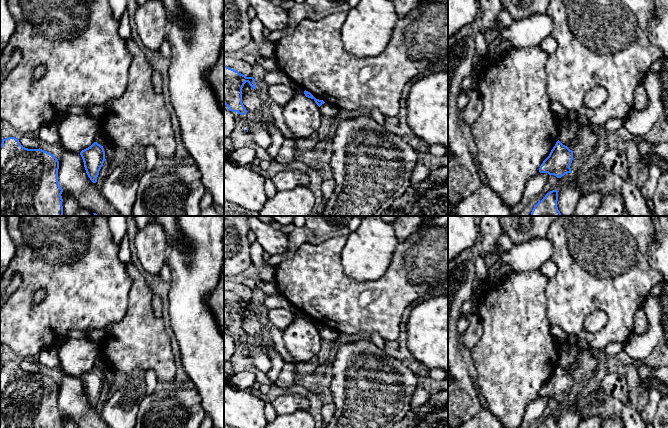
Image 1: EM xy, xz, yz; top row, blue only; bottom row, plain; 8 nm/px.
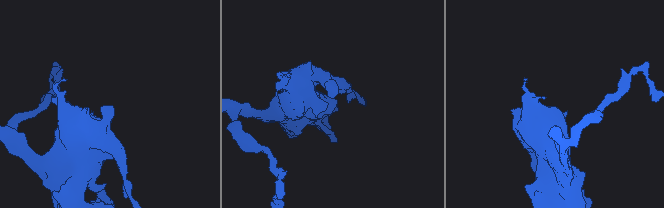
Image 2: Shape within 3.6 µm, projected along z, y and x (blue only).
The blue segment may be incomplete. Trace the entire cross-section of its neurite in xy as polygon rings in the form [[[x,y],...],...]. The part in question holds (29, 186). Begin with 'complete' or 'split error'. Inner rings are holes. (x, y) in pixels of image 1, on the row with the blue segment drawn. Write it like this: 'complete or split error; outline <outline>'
complete; outline [[[18,138],[2,139],[0,145],[0,216],[63,216],[62,192],[58,182],[59,161],[42,149],[23,147]]]

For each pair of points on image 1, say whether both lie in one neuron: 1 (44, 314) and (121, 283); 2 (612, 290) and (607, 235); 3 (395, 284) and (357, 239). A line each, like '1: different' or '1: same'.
1: same
2: same
3: different

